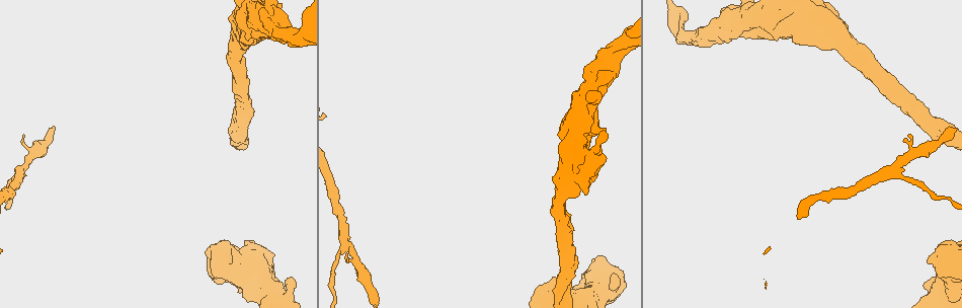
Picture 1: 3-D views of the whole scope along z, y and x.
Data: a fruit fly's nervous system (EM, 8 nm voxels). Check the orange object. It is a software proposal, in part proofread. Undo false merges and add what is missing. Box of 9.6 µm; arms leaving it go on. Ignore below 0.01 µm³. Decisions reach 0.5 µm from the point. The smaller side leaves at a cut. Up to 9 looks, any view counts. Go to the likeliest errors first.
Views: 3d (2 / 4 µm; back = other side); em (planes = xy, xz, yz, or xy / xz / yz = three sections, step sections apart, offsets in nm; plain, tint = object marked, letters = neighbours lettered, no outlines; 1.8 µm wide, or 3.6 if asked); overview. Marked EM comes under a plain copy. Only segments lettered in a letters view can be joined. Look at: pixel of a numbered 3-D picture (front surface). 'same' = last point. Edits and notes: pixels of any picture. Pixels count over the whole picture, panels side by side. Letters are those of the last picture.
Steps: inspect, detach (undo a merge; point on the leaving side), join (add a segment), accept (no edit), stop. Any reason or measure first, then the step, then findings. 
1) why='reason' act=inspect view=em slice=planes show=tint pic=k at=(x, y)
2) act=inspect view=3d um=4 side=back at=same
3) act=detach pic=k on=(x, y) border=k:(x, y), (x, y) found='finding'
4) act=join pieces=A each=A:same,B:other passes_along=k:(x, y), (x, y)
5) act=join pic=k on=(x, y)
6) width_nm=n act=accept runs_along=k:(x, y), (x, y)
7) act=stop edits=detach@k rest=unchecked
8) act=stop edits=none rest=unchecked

why='thick turns thin' act=inspect view=3d um=4 pic=1 at=(829, 33)

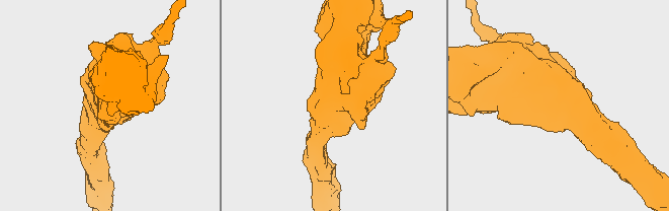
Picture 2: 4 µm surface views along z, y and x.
why='shape alone is not enough' act=inspect view=em um=3.6 slice=xz step=16 show=tint pic=2 at=(337, 104)

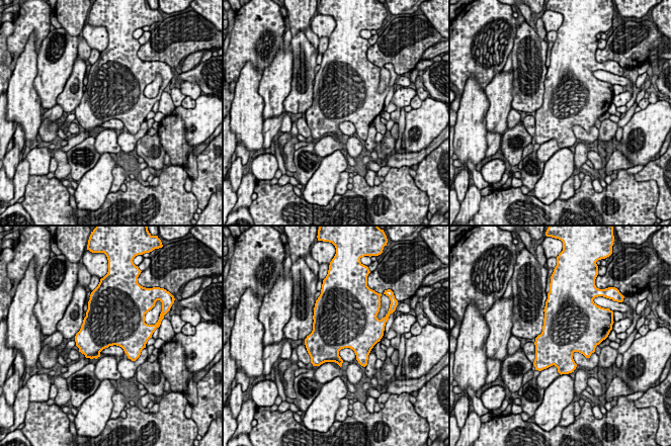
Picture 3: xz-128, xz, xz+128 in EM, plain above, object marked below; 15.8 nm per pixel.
act=inspect view=em um=3.6 slice=planes show=letters at=same

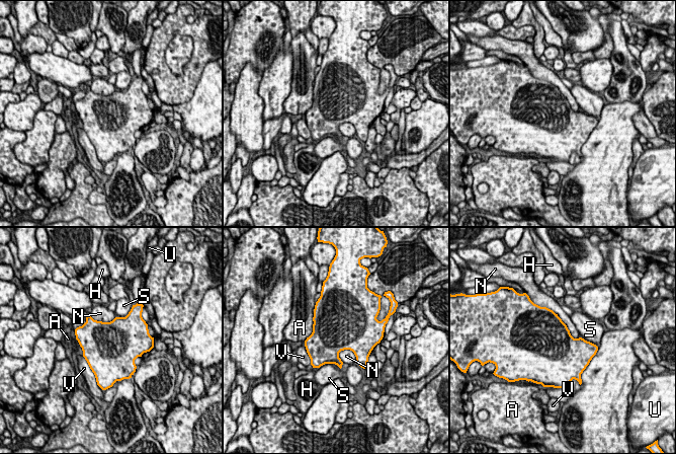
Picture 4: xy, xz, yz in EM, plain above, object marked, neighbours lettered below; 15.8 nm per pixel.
act=accept each=A:other,H:other,N:other,S:other,U:other,V:other border=4:(548, 308), (574, 337), (580, 337) found='continuous, no second cell'

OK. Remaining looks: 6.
why='thick end' act=inspect view=3d um=4 pic=1 at=(554, 279)

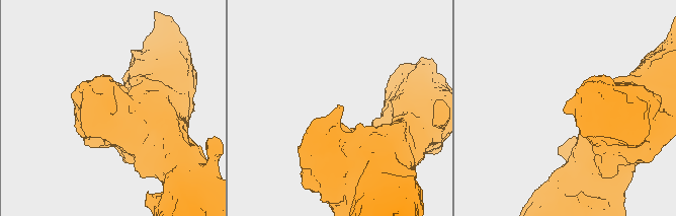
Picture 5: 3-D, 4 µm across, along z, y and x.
act=inspect view=em um=3.6 slice=planes show=letters pic=5 at=(340, 105)

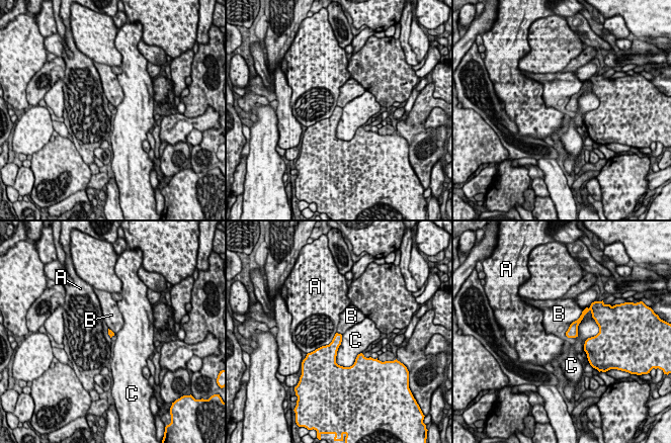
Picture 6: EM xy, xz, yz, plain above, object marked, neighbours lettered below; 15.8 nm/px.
act=accept each=A:other,B:other,C:other border=6:(583, 311), (566, 332), (568, 338) found='none of them fits'

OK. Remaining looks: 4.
why='an open end' act=inspect view=3d um=4 side=back pic=1 at=(347, 254)

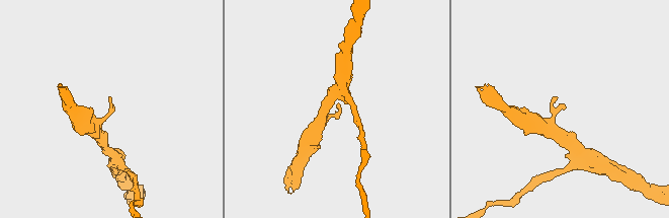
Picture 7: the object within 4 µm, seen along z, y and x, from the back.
why='shape alone is not enough' act=inspect view=em slice=planes show=letters pic=7 at=(109, 107)

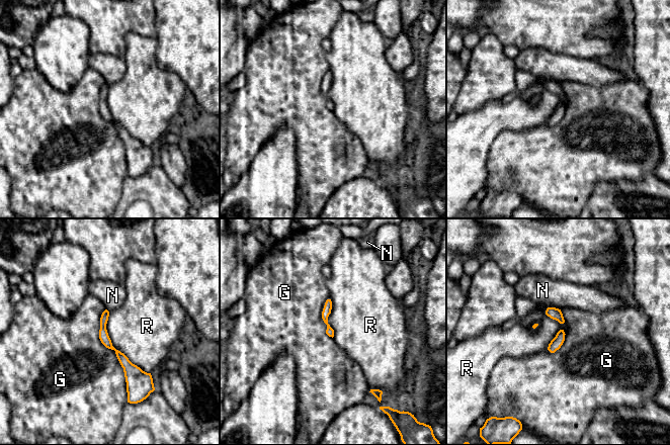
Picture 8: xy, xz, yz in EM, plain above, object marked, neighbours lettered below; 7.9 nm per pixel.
act=accept each=G:other,N:other,R:other runs_along=8:(105, 314), (103, 337), (138, 383) found='none of them fits'

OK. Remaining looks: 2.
act=stop edits=none rest=unchecked

